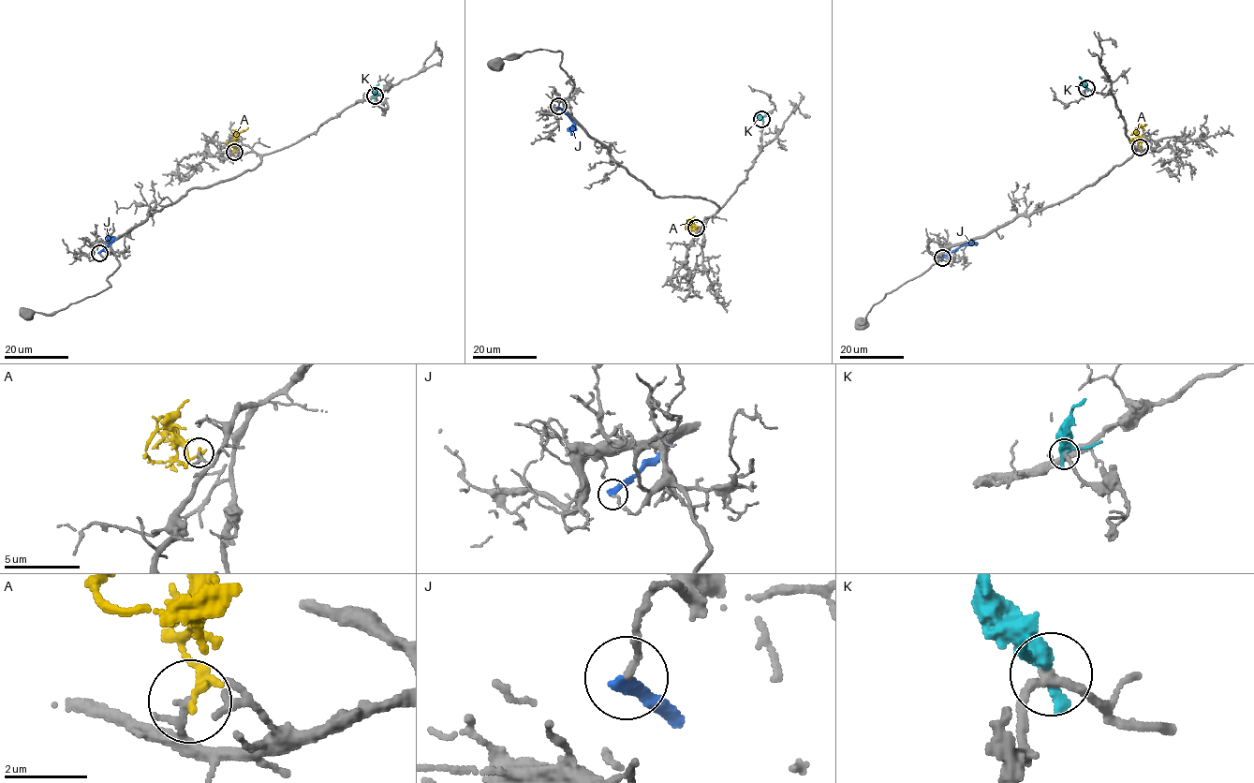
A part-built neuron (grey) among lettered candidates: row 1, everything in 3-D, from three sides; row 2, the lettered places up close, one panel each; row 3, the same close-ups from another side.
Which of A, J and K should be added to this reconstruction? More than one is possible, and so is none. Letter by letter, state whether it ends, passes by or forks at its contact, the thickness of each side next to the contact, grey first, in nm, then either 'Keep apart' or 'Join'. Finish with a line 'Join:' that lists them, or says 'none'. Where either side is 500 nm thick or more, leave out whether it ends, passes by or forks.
A: It ends there. Thickness 190 nm (grey) against 220 nm. Keep apart
J: It ends there. Thickness 150 nm (grey) against 280 nm. Keep apart
K: It passes by. Thickness 240 nm (grey) against 360 nm. Keep apart
Join: none

